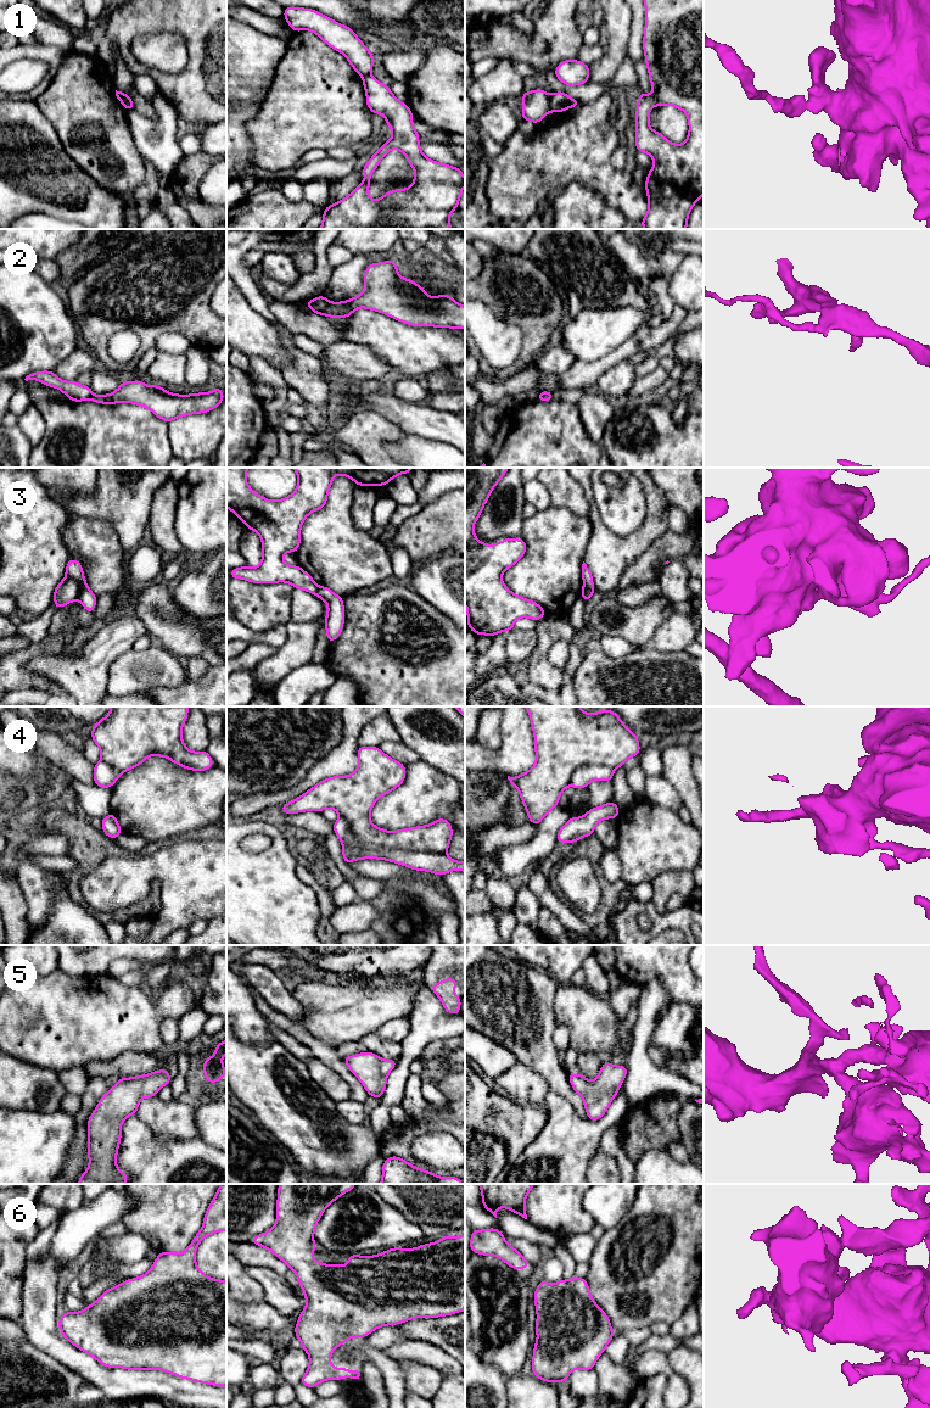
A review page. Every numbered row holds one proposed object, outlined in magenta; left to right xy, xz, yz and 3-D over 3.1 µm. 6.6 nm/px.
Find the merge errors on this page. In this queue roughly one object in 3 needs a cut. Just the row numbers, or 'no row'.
1, 2, 3, 4

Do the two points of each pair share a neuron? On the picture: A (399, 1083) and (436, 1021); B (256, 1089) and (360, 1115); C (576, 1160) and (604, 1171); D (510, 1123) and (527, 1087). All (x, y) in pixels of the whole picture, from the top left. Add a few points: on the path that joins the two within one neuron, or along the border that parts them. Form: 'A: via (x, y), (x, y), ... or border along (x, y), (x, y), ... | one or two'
A: via (402, 1067), (414, 1043), (420, 1037) | one
B: border along (336, 1104), (336, 1110), (343, 1117), (362, 1124) | two
C: border along (599, 1145), (586, 1171) | two
D: border along (509, 1096), (522, 1105), (542, 1106) | two

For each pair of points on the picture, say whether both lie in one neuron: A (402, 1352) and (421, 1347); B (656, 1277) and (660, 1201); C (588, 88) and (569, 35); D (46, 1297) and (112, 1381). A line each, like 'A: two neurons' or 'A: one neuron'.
A: one neuron
B: one neuron
C: two neurons
D: one neuron

